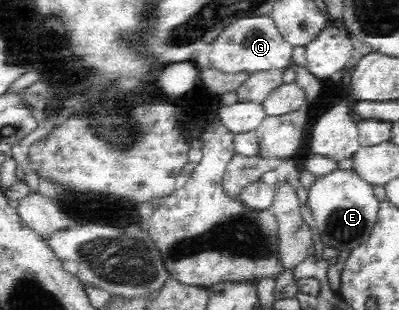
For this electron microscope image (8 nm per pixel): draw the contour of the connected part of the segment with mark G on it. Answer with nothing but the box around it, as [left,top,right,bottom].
[208,16,293,73]

